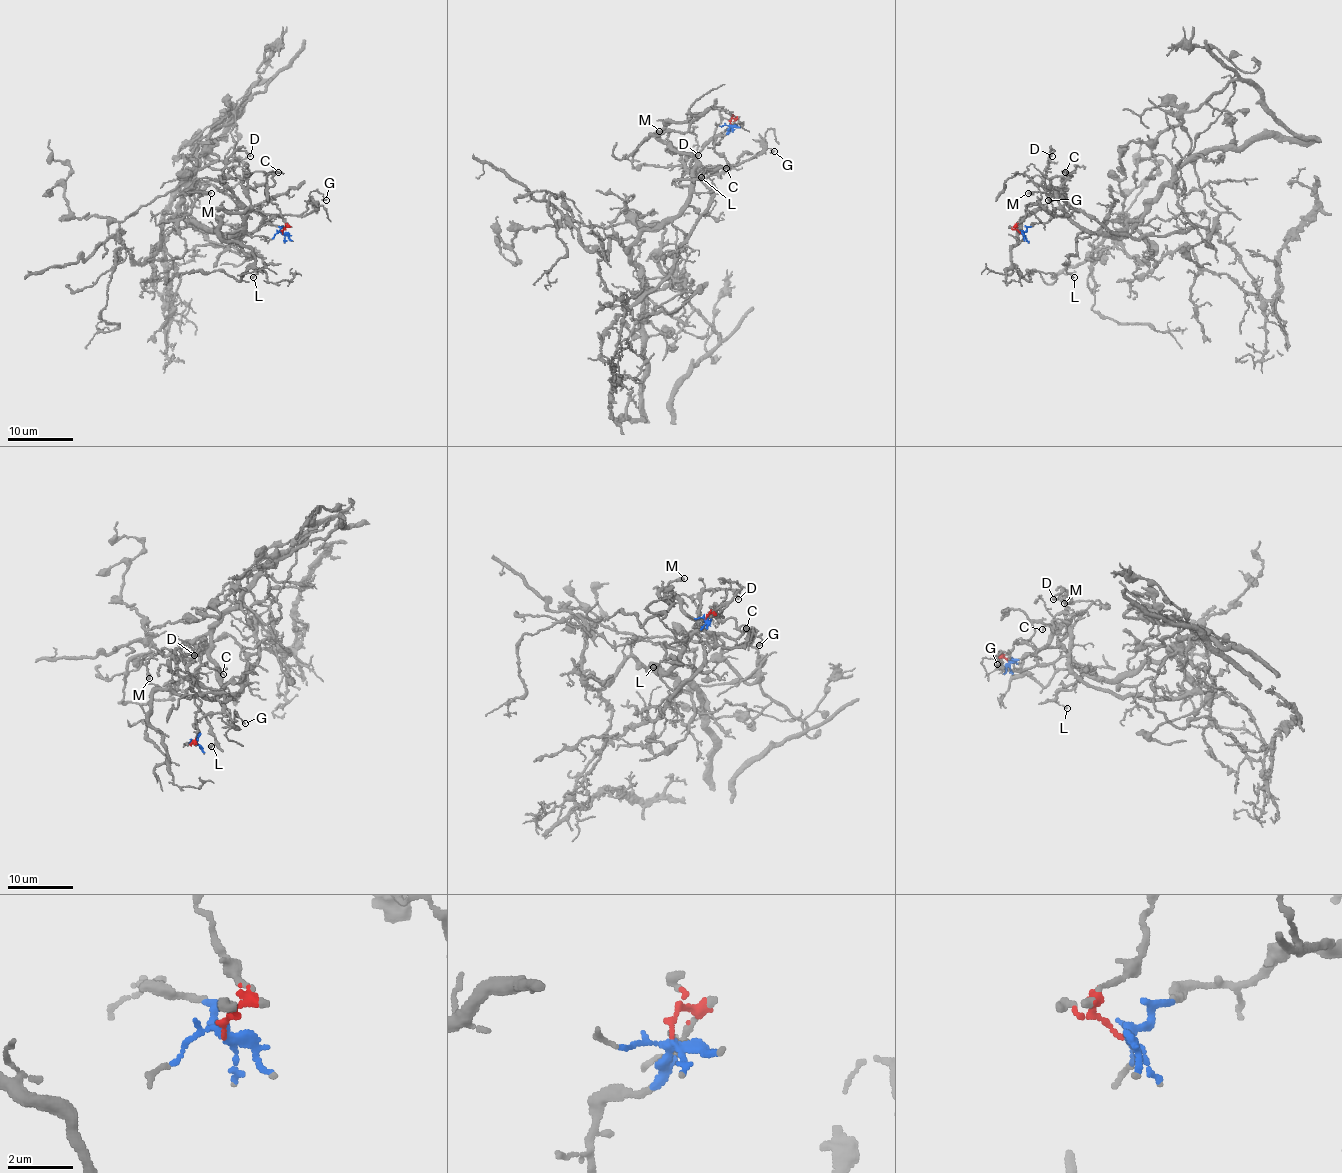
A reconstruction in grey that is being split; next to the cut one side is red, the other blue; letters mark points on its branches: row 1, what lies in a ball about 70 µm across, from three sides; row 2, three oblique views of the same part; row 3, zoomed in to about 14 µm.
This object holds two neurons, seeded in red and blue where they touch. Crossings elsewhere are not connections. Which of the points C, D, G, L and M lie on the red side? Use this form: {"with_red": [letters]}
{"with_red": ["C", "L"]}

